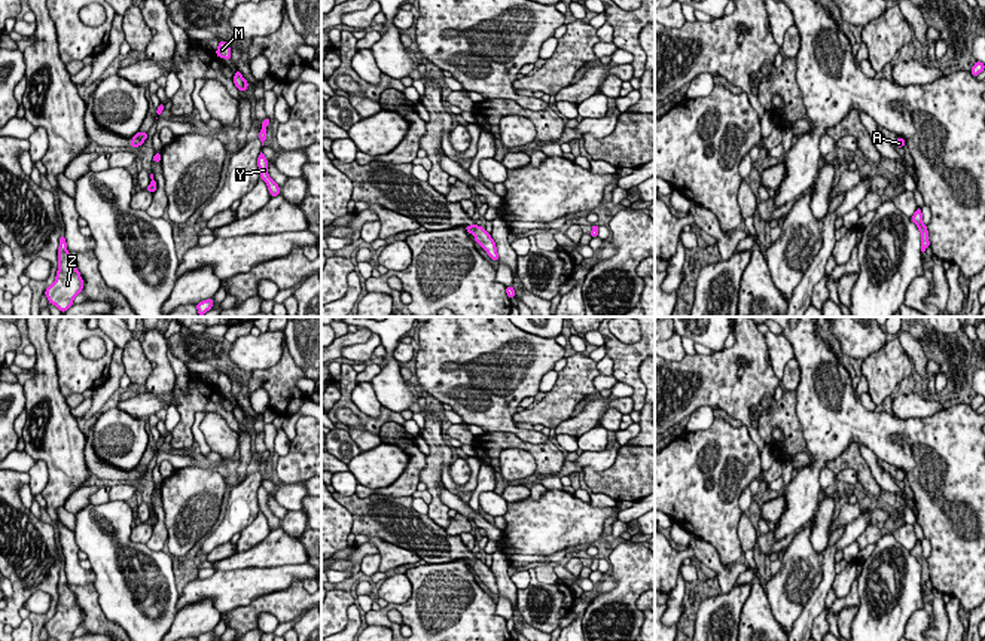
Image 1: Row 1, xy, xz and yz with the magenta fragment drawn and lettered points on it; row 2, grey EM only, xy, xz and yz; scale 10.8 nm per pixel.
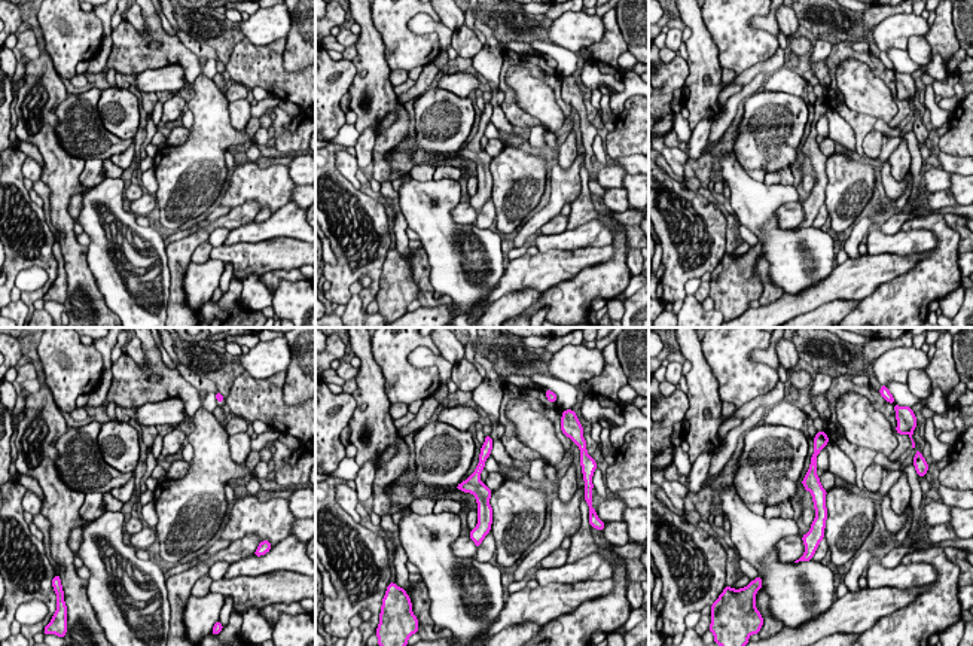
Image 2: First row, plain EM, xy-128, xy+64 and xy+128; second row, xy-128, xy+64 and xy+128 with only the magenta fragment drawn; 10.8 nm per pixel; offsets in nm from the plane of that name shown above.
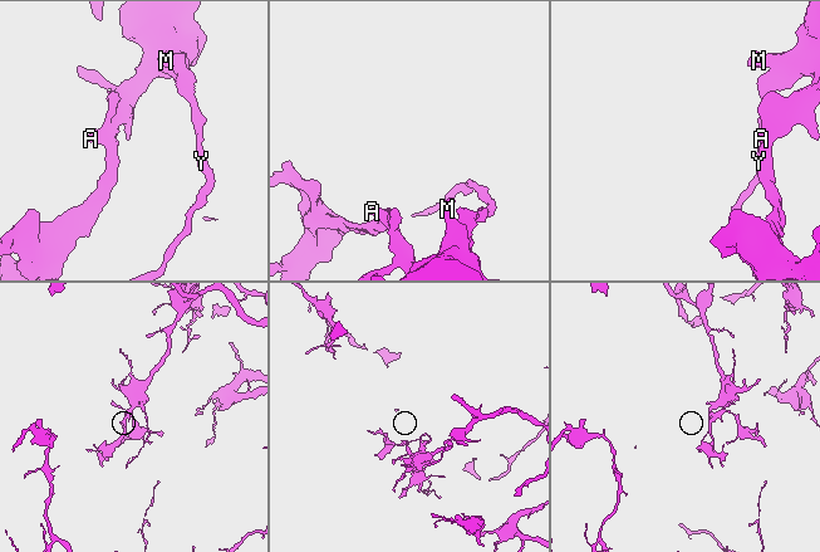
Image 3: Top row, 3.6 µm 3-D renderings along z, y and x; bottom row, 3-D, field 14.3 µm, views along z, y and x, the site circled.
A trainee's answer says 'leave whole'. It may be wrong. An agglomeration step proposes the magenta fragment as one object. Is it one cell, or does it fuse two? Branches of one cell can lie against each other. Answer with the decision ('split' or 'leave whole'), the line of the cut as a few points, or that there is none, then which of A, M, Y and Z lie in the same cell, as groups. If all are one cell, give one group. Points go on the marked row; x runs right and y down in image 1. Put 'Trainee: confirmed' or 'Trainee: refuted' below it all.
leave whole; no cut; A M Y Z
Trainee: confirmed

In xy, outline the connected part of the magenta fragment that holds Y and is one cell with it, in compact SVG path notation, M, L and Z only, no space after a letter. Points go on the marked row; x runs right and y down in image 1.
M262 152L257 158L257 167L259 167L260 178L268 186L269 195L271 196L280 195L280 186L269 177L269 174L268 174L268 159L265 158L265 155Z

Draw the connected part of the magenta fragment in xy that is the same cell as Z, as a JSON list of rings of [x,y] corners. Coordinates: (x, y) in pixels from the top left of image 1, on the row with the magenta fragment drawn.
[[[64,235],[60,236],[58,271],[55,281],[46,289],[48,302],[55,305],[61,312],[73,306],[74,297],[82,291],[83,280],[77,271],[76,262],[67,250]]]

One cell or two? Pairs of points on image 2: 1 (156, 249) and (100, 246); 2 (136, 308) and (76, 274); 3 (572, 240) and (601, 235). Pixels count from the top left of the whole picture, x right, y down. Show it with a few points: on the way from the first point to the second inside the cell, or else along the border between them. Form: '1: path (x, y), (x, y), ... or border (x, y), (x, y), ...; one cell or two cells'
1: path (143, 235), (140, 232), (113, 232); one cell
2: border (88, 252), (87, 262), (95, 286), (113, 311); two cells
3: path (579, 238), (594, 235); one cell

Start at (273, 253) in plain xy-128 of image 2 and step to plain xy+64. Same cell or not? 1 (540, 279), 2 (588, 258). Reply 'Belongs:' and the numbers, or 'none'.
Belongs: 1, 2

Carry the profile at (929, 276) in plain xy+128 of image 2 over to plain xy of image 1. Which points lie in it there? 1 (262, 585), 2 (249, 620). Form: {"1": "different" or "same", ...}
{"1": "different", "2": "same"}

